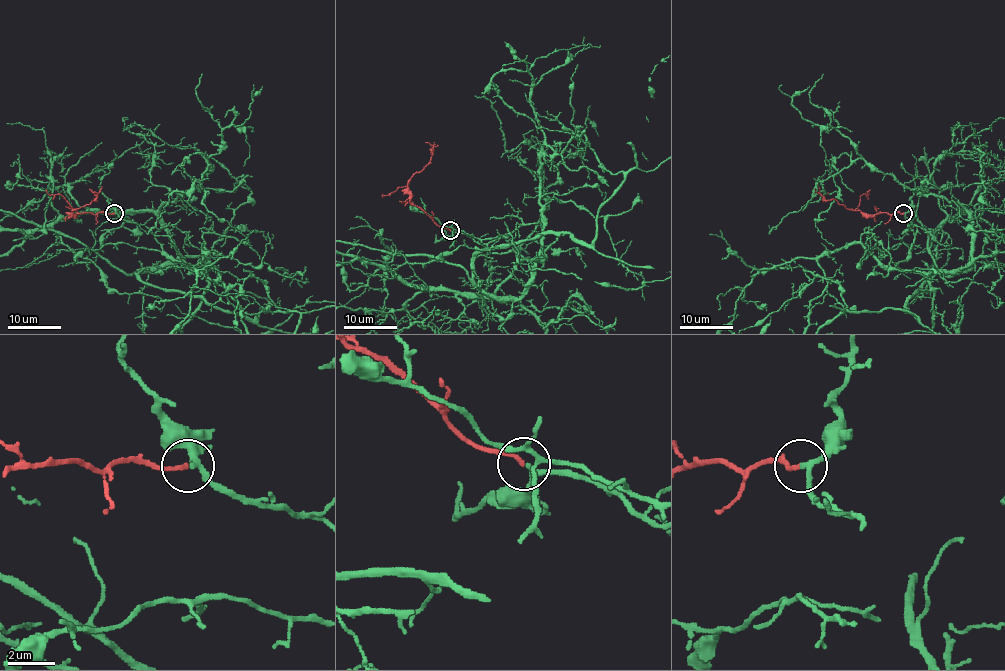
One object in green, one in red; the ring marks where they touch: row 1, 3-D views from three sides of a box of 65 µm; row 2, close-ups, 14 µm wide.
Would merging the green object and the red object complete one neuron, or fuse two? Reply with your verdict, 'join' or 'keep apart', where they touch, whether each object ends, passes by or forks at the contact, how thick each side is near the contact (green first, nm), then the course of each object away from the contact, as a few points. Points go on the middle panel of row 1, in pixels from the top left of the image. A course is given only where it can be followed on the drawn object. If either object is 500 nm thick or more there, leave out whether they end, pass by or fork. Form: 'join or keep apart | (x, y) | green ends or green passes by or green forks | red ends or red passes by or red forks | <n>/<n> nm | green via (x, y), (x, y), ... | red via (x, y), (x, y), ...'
join | (450, 230) | green passes by | red ends | 180/170 nm | green via (451, 231), (487, 244), (539, 223), (533, 281), (488, 296), (458, 265) | red via (450, 231), (439, 227), (410, 203), (407, 181), (429, 163), (433, 147), (425, 142)

